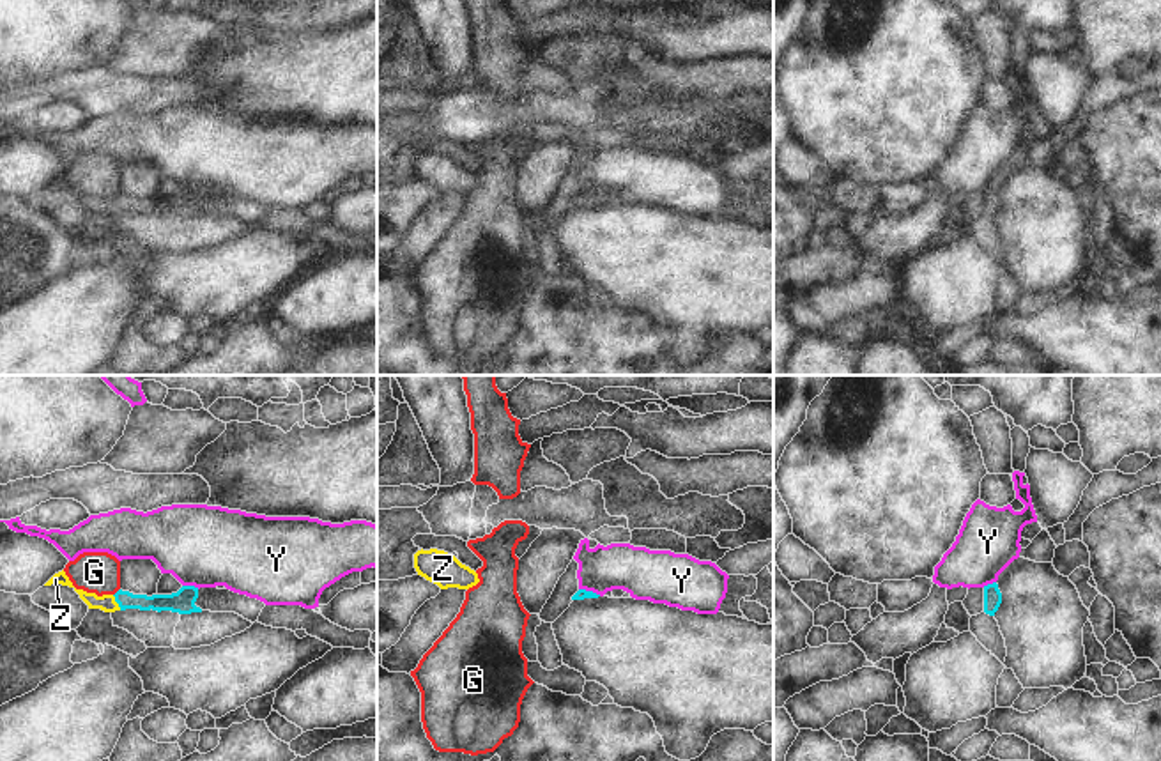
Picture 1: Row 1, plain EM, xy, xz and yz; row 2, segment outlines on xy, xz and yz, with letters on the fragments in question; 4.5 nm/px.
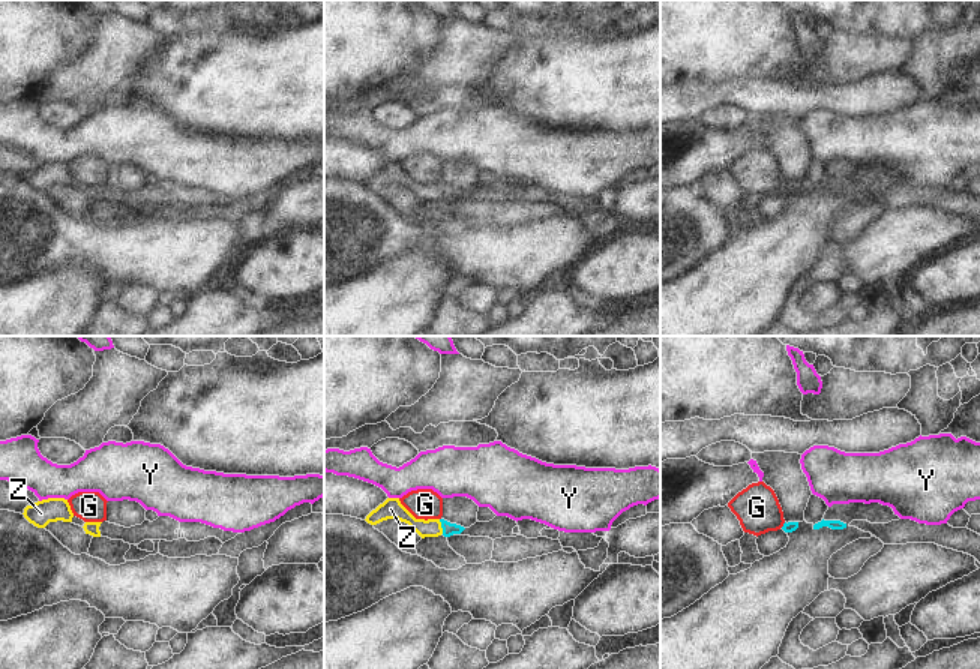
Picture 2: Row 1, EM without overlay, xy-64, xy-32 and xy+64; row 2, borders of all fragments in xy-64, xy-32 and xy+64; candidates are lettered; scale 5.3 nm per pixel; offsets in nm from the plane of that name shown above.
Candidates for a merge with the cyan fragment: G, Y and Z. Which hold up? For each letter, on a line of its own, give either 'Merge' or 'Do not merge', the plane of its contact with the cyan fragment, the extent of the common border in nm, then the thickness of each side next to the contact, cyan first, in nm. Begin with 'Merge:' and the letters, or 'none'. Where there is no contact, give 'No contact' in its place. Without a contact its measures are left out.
Merge: Z
G: Do not merge. Touches cyan in xy. Shared border 50 nm. Thickness 80 nm (cyan) against 190 nm
Y: Do not merge. Touches cyan in xz. Shared border 110 nm. Thickness 50 nm (cyan) against 220 nm
Z: Merge. Touches cyan in xy. Shared border 80 nm. Thickness 80 nm (cyan) against 80 nm

